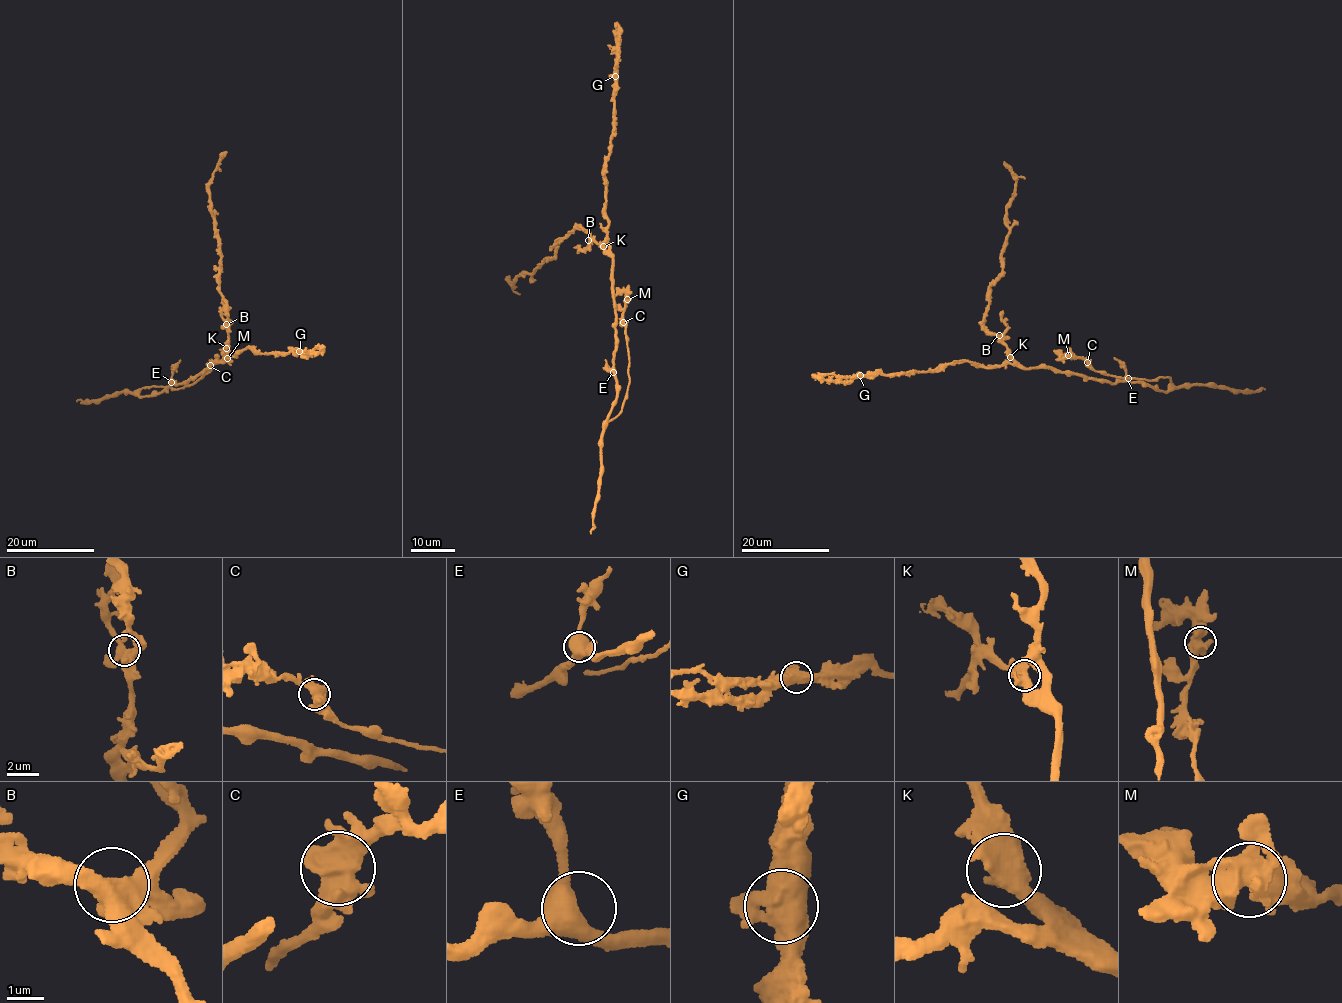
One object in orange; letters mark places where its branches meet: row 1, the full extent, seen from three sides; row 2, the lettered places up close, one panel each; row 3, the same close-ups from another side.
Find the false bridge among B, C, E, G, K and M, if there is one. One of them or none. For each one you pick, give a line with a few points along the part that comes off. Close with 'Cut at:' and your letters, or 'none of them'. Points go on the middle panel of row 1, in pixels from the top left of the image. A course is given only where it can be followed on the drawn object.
G: course (615, 75), (618, 45), (615, 22)
Cut at: G

